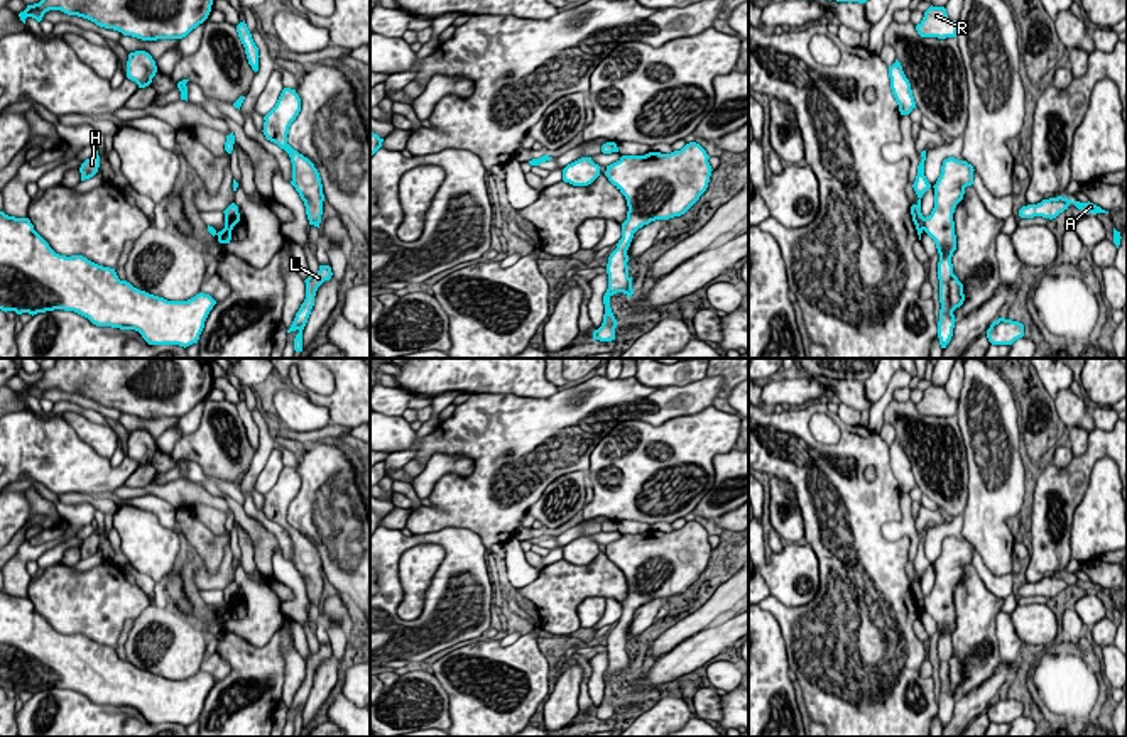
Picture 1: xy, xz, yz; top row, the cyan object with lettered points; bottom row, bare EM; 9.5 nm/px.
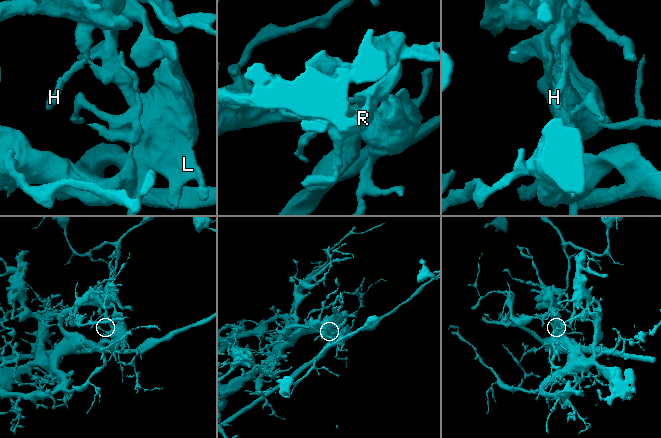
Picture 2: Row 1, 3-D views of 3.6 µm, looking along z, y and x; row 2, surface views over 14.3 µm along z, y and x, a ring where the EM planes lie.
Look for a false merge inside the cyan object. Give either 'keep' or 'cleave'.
cleave

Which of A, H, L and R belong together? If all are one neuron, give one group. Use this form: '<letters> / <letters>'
A H L / R

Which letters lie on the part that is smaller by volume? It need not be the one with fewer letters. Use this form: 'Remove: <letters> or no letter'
Remove: A, H, L

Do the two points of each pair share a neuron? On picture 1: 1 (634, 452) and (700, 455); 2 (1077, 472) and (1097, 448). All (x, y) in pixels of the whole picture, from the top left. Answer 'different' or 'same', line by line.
1: same
2: same

